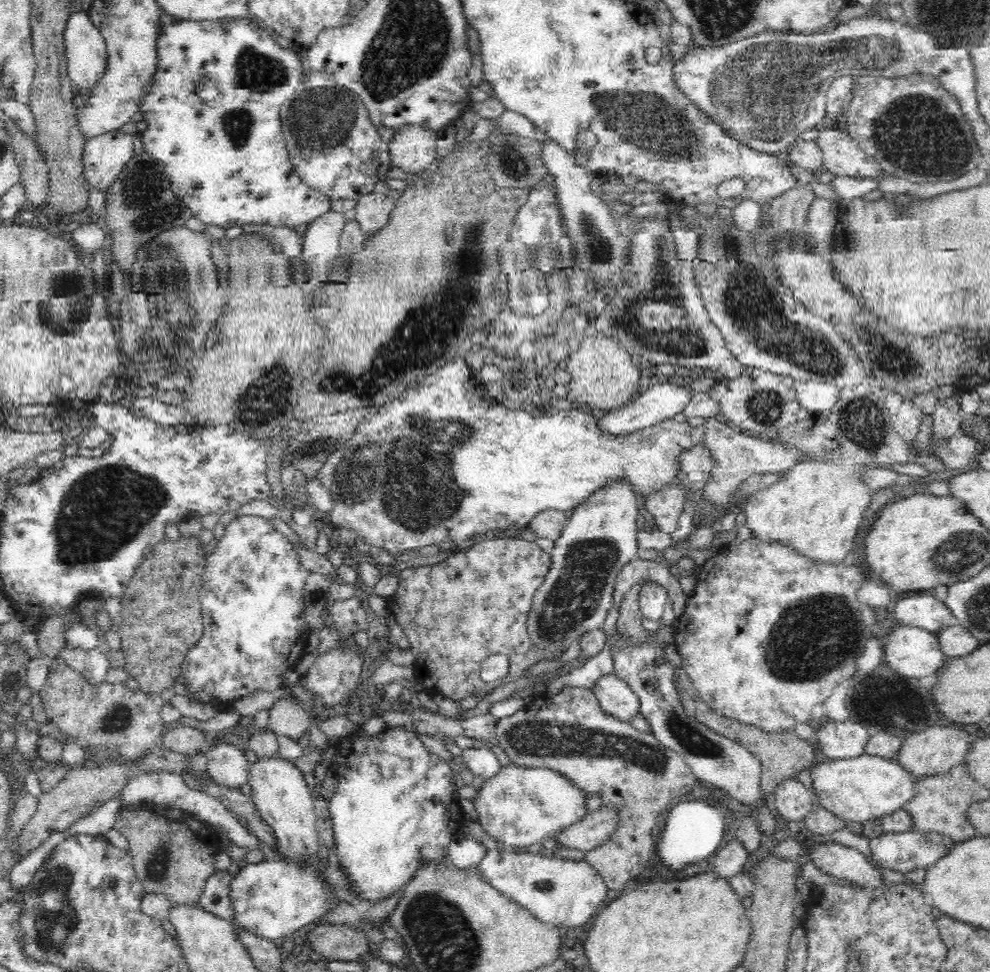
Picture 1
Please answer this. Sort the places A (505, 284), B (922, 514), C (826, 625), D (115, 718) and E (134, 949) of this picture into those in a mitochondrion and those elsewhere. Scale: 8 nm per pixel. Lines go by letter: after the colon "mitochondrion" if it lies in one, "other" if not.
A: other
B: other
C: mitochondrion
D: mitochondrion
E: other

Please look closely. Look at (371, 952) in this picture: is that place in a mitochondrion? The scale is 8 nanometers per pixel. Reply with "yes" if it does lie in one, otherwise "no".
no

